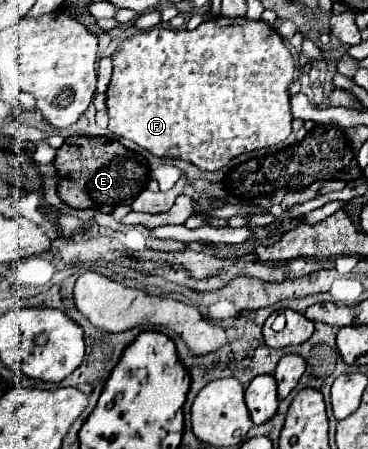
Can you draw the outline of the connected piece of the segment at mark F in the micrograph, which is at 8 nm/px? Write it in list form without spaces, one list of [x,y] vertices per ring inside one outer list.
[[[209,18],[203,24],[199,24],[195,30],[165,30],[165,28],[151,28],[147,32],[139,32],[133,38],[129,38],[125,44],[119,46],[119,50],[113,54],[113,76],[111,84],[107,88],[107,112],[109,112],[109,132],[113,136],[127,138],[135,142],[137,146],[149,150],[155,156],[167,156],[167,158],[181,158],[187,160],[201,170],[219,170],[223,168],[231,158],[253,152],[259,148],[269,148],[275,146],[293,132],[291,130],[291,106],[289,106],[289,84],[293,82],[293,56],[285,48],[283,38],[263,20],[247,20],[247,18]]]

